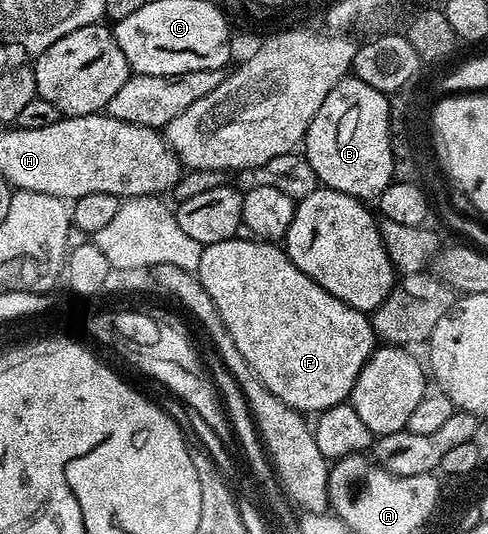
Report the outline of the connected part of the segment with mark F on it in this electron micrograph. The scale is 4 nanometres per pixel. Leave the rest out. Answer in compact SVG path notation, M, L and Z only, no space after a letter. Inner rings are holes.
M239 235L204 245L196 274L203 290L212 297L240 355L272 395L303 415L323 413L328 407L341 405L349 398L356 375L360 375L364 363L376 348L374 329L367 314L324 291L320 283L304 275L304 271L292 263L285 248L268 241Z

